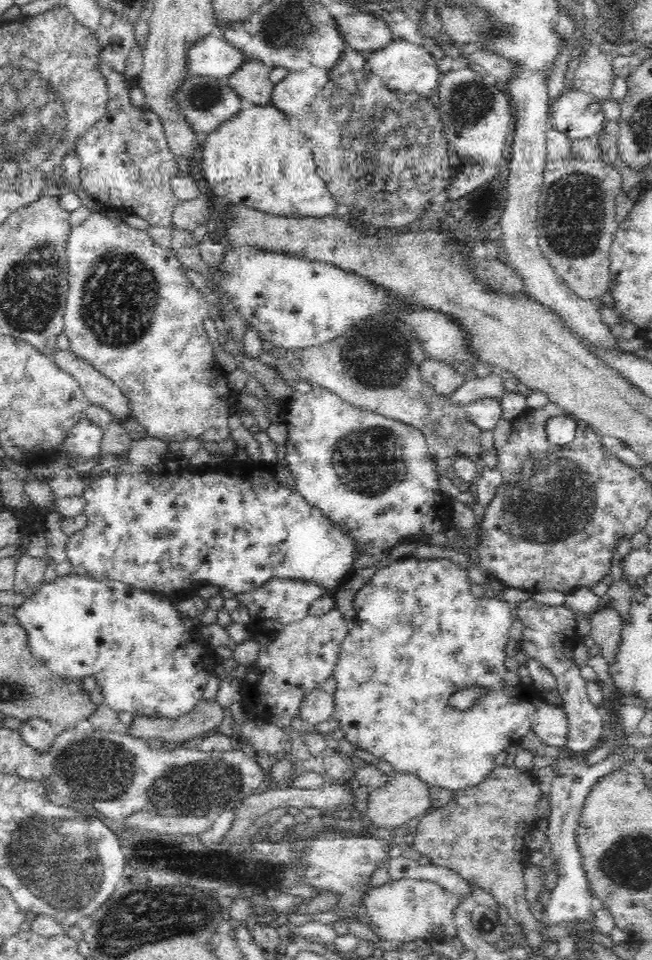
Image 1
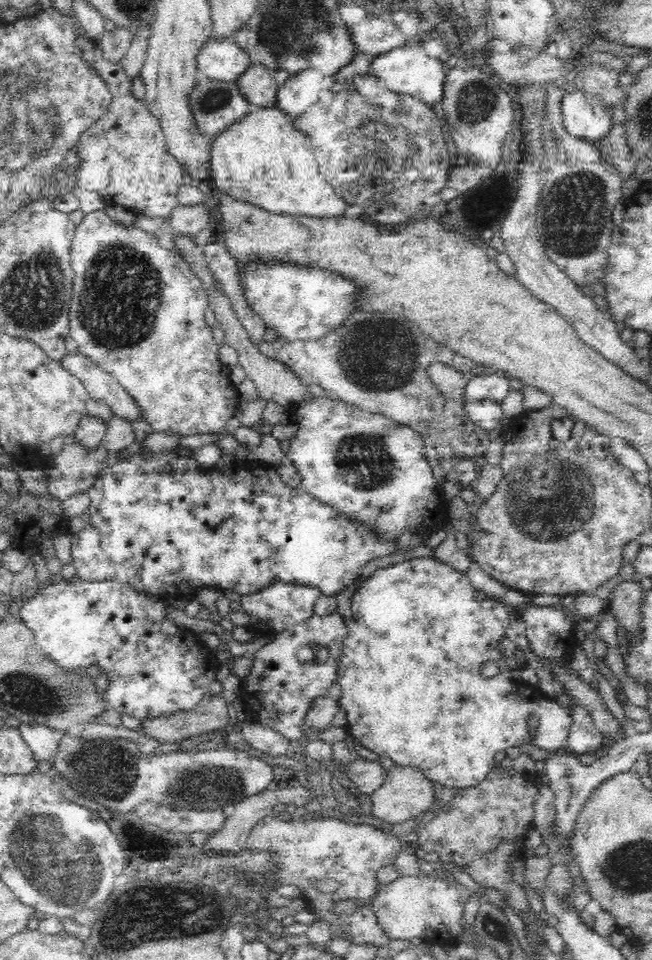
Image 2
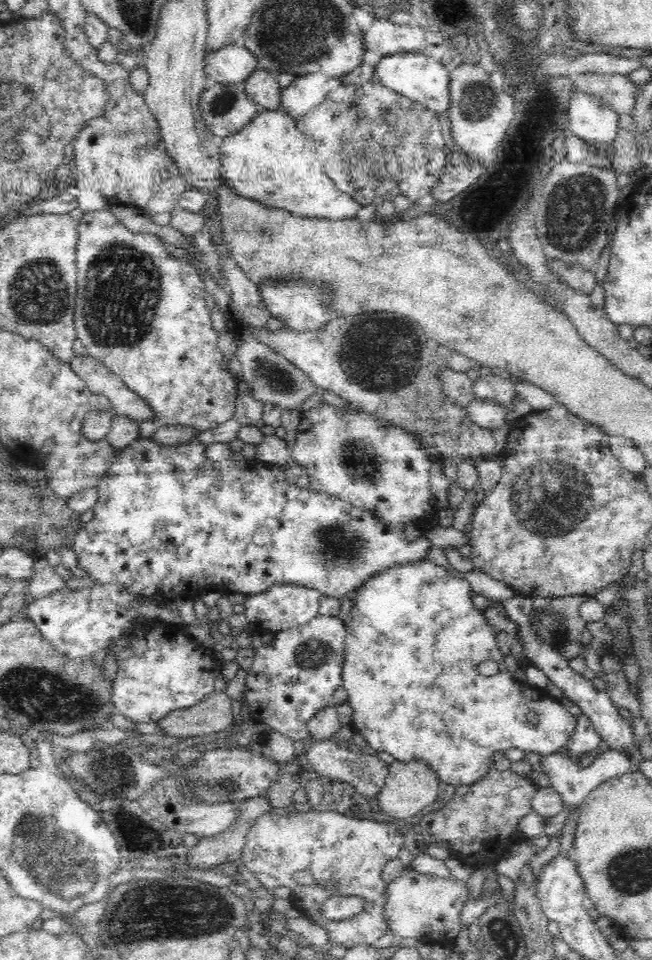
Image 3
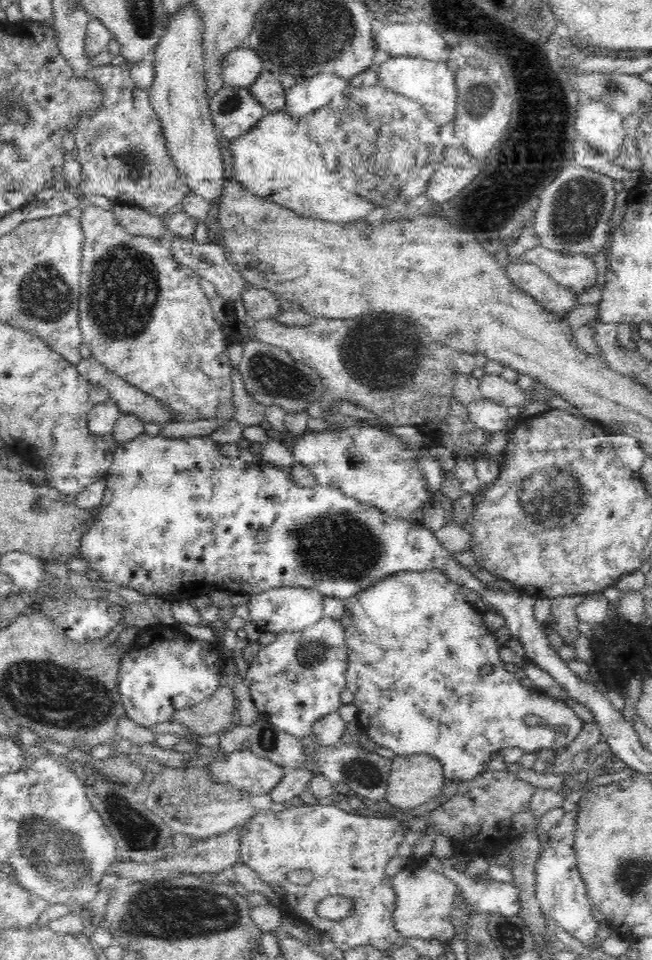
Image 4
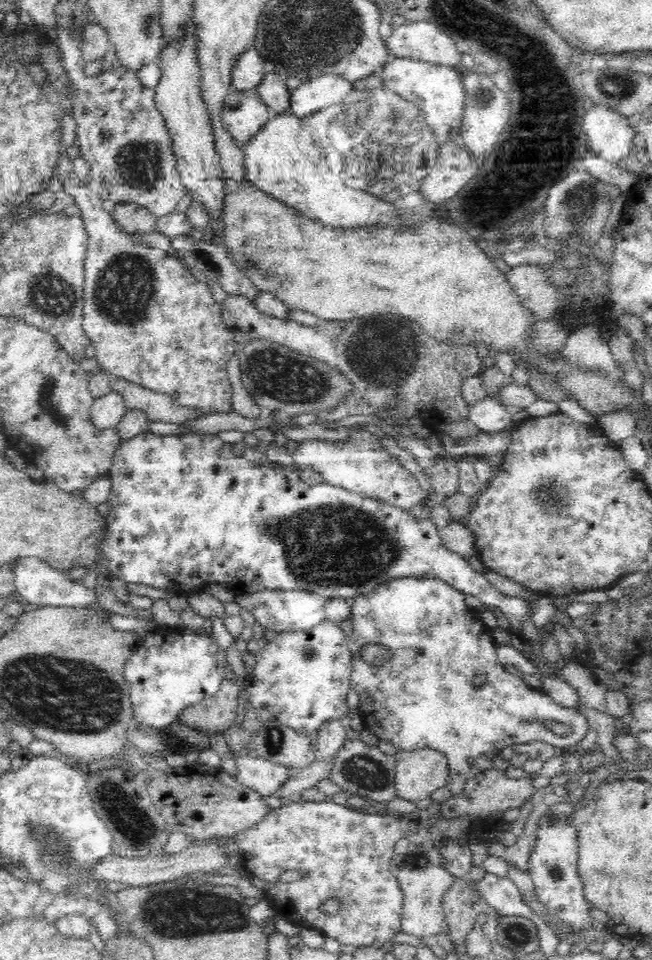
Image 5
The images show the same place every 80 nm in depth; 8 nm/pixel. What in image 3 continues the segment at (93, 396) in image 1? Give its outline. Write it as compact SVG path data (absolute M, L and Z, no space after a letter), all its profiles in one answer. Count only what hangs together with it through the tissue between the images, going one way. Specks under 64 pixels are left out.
M82 355L70 362L71 368L84 379L92 394L108 396L116 414L132 417L135 421L155 421L156 411L142 396L123 384L104 364L89 355Z

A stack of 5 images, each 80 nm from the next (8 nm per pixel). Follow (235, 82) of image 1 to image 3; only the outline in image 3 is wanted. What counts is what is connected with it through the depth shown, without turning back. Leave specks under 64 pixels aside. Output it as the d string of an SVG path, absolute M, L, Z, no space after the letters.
M259 68L246 80L246 92L250 98L267 110L279 110L282 104L283 88L276 77L277 74Z

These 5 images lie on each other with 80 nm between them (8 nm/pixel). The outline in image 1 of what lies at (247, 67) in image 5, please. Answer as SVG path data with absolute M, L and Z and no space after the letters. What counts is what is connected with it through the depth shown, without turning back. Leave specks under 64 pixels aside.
M212 33L198 40L188 52L188 67L191 74L228 79L242 68L247 60L244 53L234 47L219 33Z

